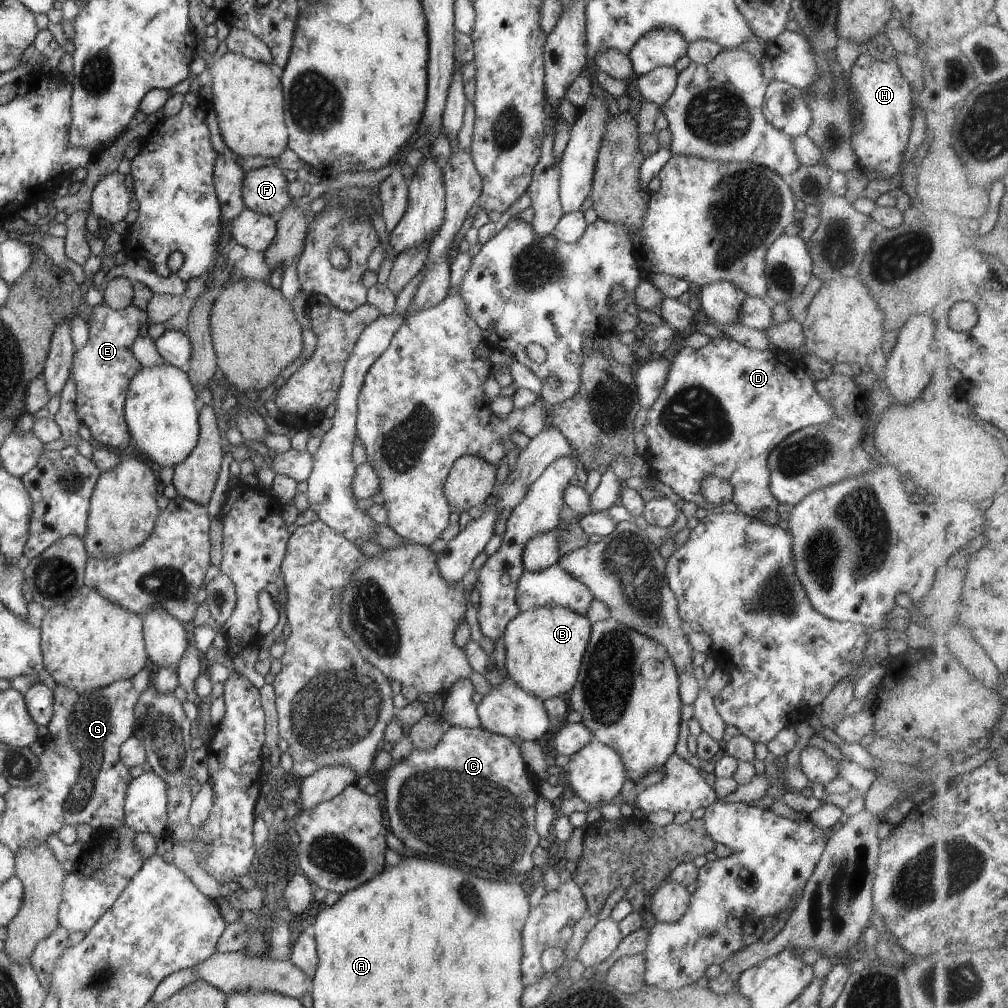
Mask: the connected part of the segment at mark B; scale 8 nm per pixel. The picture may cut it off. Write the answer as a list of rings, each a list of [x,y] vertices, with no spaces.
[[[543,606],[520,611],[505,626],[502,635],[505,647],[504,667],[524,692],[542,700],[568,694],[579,674],[581,658],[591,634],[591,623],[569,608]]]

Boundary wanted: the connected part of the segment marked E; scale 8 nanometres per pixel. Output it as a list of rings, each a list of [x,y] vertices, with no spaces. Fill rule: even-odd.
[[[100,303],[89,307],[89,318],[85,320],[85,324],[87,340],[81,348],[74,350],[70,367],[71,380],[76,386],[77,419],[80,424],[89,426],[92,443],[125,449],[131,438],[123,415],[126,389],[135,372],[142,368],[133,358],[129,348],[147,326],[146,312],[131,305],[120,310],[111,310]],[[93,412],[101,414],[101,418],[91,418],[89,422],[85,422],[87,418],[83,418],[83,414]]]

